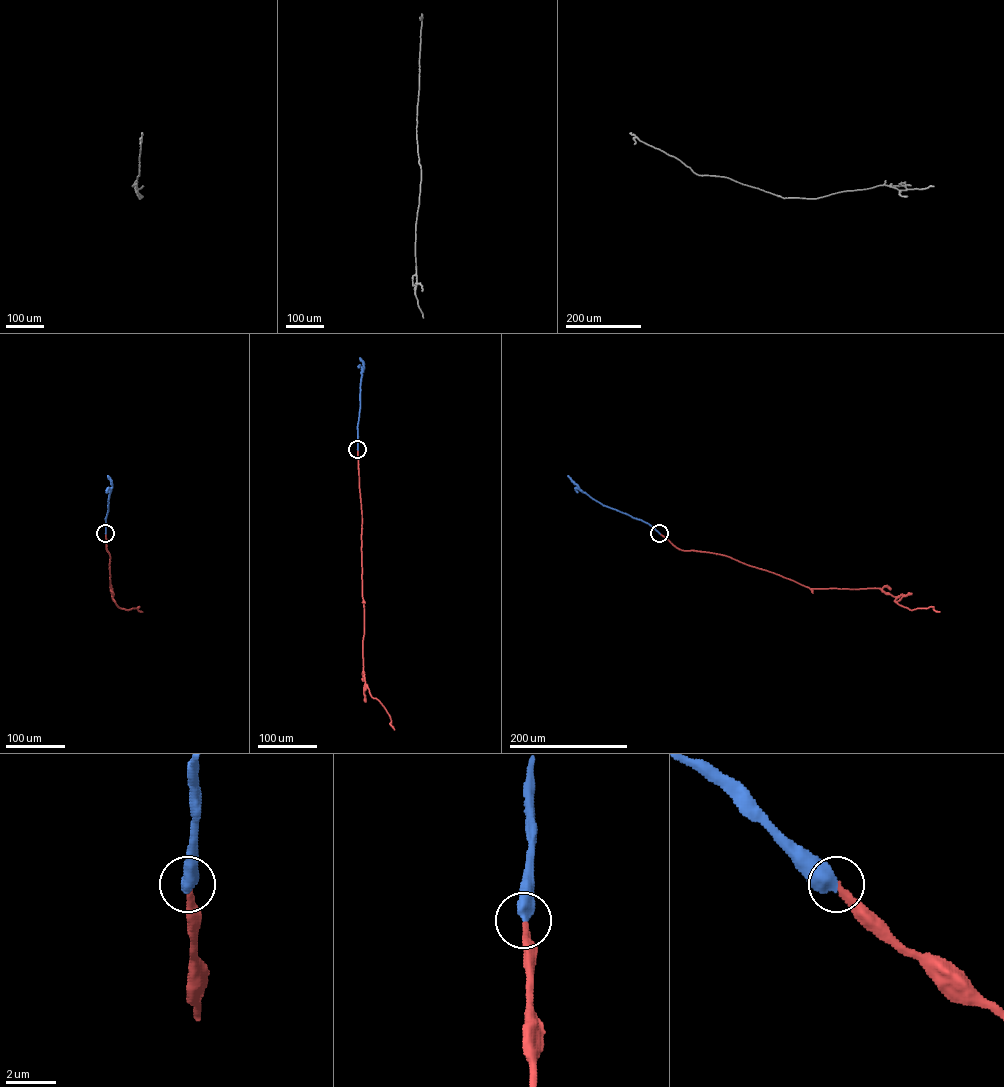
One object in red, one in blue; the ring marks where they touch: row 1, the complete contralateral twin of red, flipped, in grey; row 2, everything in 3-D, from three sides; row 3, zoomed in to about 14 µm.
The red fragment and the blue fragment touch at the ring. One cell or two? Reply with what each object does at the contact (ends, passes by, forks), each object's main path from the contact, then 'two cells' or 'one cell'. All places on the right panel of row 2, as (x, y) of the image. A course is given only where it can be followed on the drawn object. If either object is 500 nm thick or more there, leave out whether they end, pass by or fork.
red runs (660, 533), (682, 550), (724, 555), (811, 588), (880, 588), (909, 609), (932, 606), (940, 612); blue runs (659, 533), (648, 523), (593, 499), (568, 475); one cell

